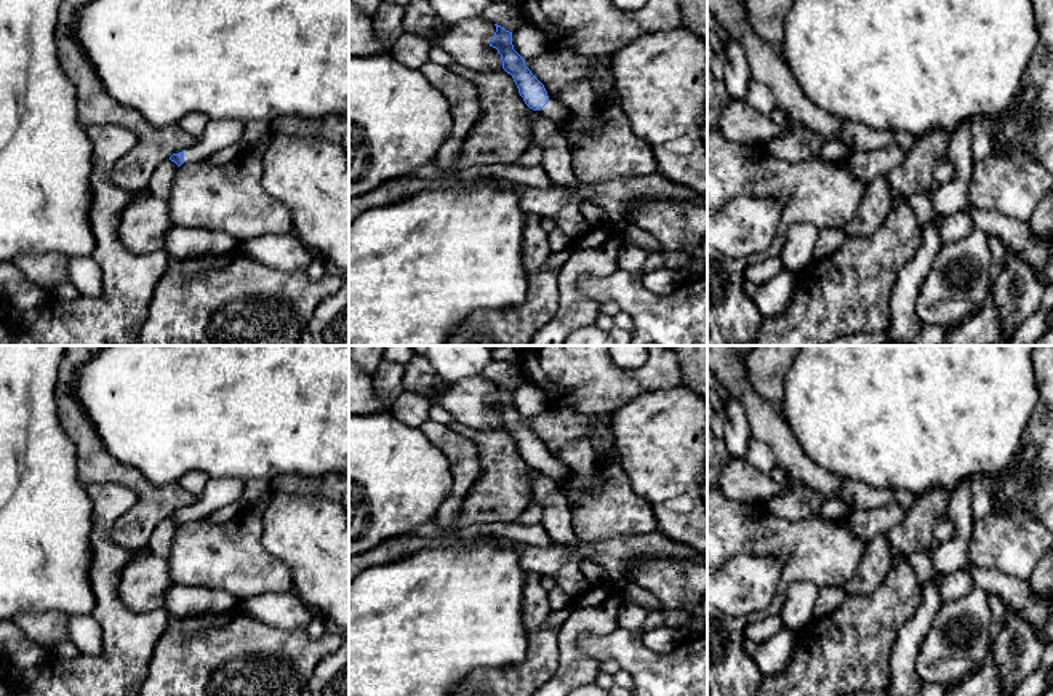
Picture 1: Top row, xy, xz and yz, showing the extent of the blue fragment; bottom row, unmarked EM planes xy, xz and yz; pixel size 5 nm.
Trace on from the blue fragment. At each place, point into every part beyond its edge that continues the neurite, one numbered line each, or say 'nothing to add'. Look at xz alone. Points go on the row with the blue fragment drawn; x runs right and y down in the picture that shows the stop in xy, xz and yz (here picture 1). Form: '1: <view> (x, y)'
1: xz (556, 111)

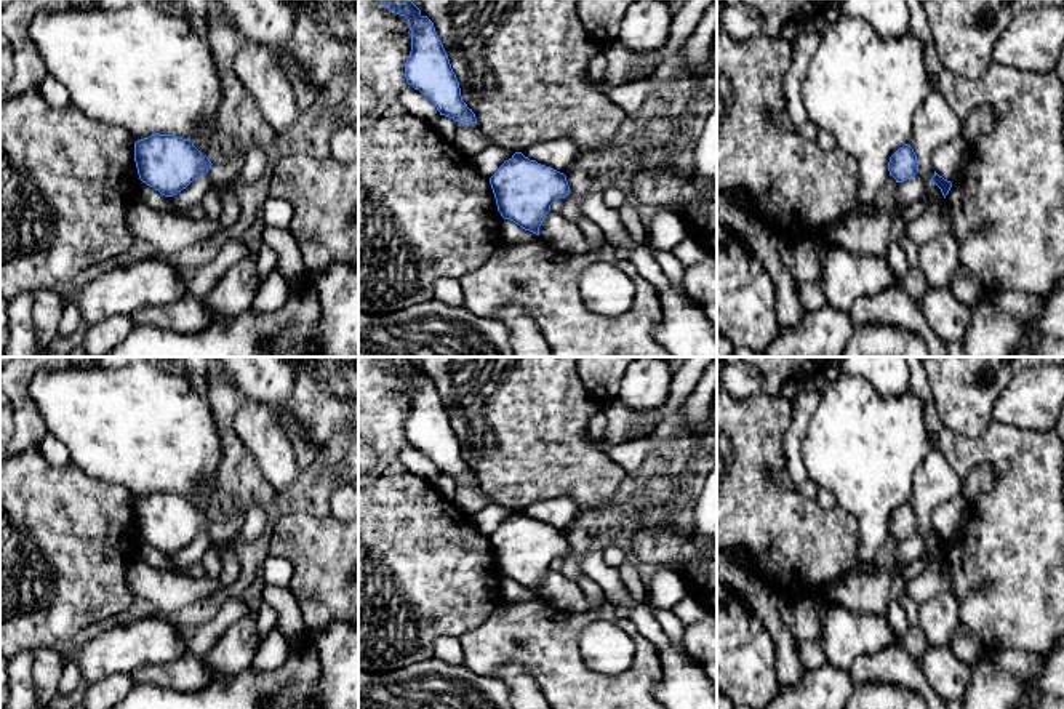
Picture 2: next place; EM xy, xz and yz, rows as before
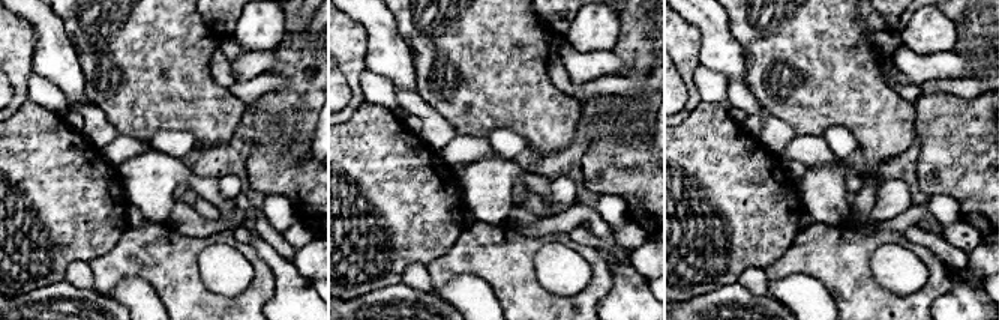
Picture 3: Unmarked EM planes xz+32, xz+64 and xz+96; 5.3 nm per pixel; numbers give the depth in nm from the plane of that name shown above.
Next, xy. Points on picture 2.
1: xy (221, 175)

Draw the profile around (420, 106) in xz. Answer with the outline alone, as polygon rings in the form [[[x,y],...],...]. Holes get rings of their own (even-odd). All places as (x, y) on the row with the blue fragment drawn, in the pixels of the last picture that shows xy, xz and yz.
[[[405,85],[405,88],[398,94],[398,102],[414,117],[422,118],[426,122],[434,122],[440,117],[437,107],[426,98],[419,90],[414,90],[411,85]]]

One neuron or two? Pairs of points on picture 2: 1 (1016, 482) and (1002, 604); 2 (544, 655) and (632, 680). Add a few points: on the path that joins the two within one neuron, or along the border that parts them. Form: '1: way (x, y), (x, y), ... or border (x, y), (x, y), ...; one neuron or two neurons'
1: way (1016, 512), (1016, 573); one neuron
2: way (567, 677), (575, 685), (610, 685); one neuron

